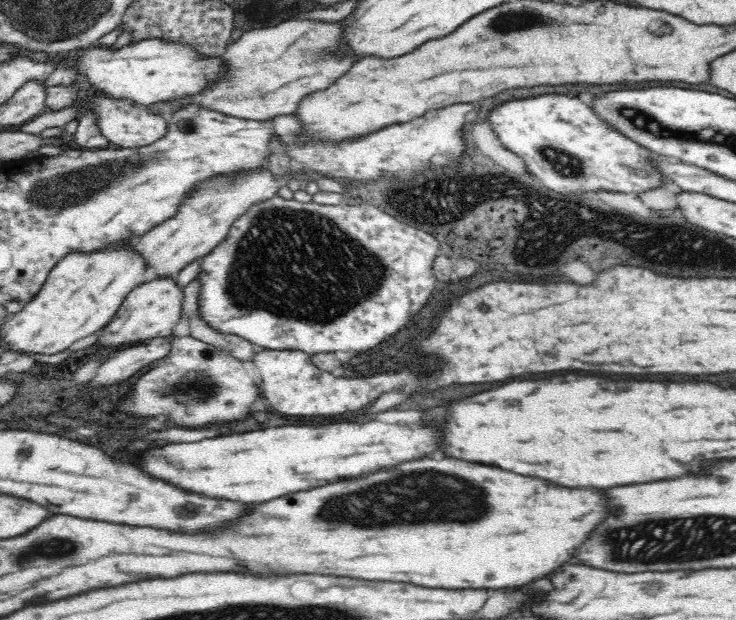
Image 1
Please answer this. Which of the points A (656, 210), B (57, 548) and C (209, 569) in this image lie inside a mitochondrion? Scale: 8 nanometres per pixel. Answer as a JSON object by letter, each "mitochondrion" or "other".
{"A":"other","B":"mitochondrion","C":"other"}

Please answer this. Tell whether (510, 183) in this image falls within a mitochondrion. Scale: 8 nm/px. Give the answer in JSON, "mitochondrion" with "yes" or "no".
{"mitochondrion":"no"}

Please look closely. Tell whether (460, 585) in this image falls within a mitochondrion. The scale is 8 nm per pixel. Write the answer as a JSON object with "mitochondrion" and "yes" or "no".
{"mitochondrion":"no"}

